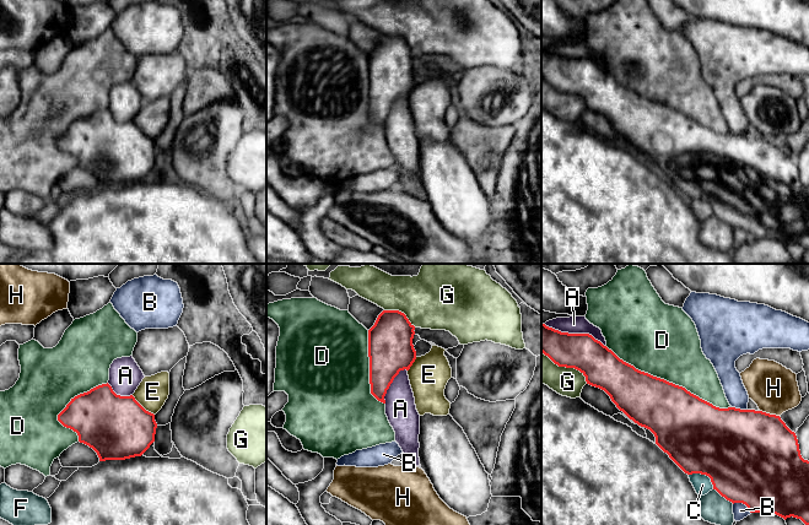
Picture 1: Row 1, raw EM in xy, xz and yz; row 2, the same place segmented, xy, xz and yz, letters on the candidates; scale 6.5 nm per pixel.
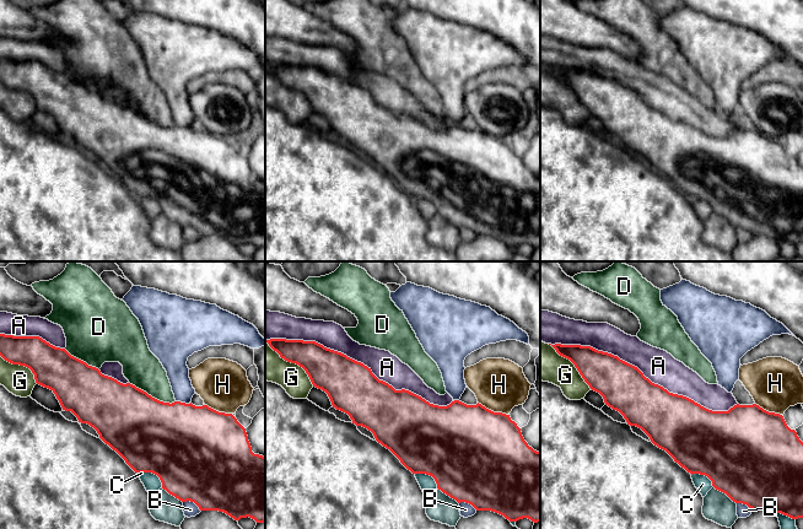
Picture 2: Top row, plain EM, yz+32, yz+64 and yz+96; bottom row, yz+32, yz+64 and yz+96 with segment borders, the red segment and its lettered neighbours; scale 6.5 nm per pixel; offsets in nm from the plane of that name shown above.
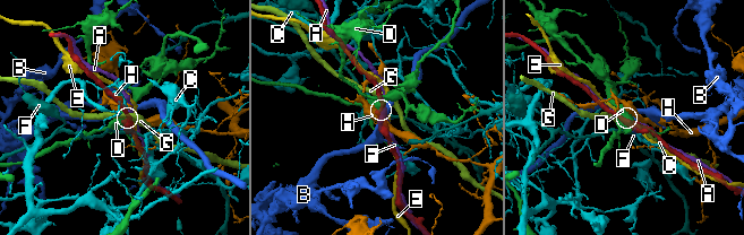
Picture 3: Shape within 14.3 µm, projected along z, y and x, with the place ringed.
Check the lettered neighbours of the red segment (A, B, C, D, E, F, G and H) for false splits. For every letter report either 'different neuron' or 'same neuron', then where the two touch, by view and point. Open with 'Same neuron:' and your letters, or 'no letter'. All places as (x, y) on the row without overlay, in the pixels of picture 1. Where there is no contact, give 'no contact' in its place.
Same neuron: A
A: same neuron; contact yz (575, 59)
B: different neuron; contact yz (743, 228)
C: different neuron; contact yz (705, 199)
D: different neuron; contact yz (668, 107)
E: different neuron; contact xy (141, 131)
F: different neuron; contact yz (723, 221)
G: different neuron; contact yz (566, 92)
H: different neuron; contact yz (769, 139)

